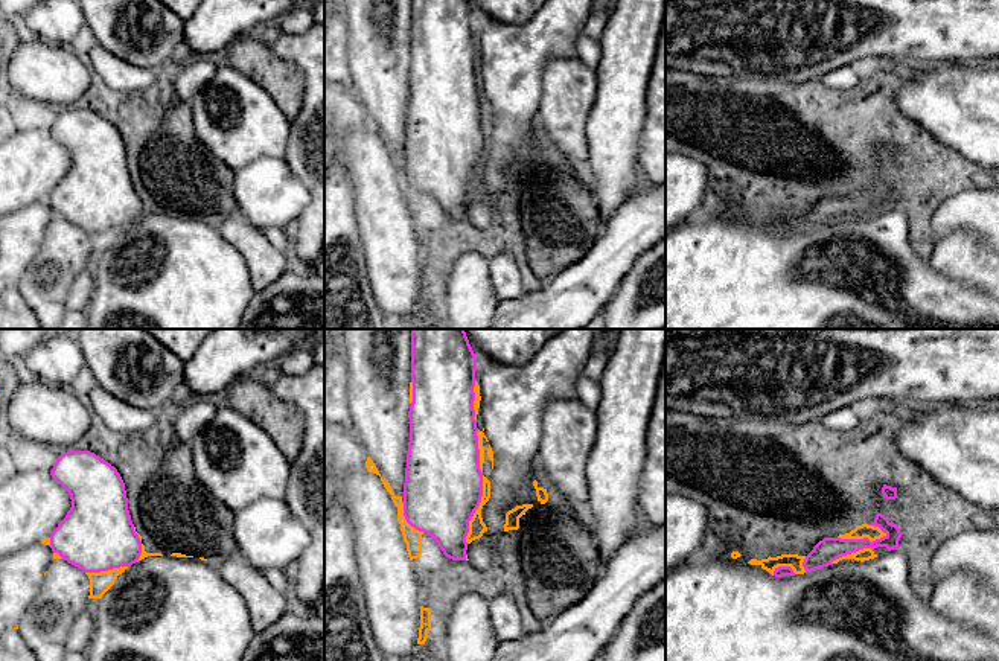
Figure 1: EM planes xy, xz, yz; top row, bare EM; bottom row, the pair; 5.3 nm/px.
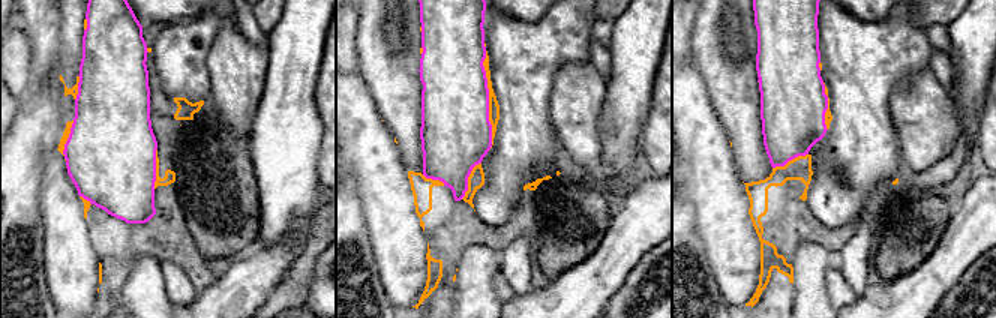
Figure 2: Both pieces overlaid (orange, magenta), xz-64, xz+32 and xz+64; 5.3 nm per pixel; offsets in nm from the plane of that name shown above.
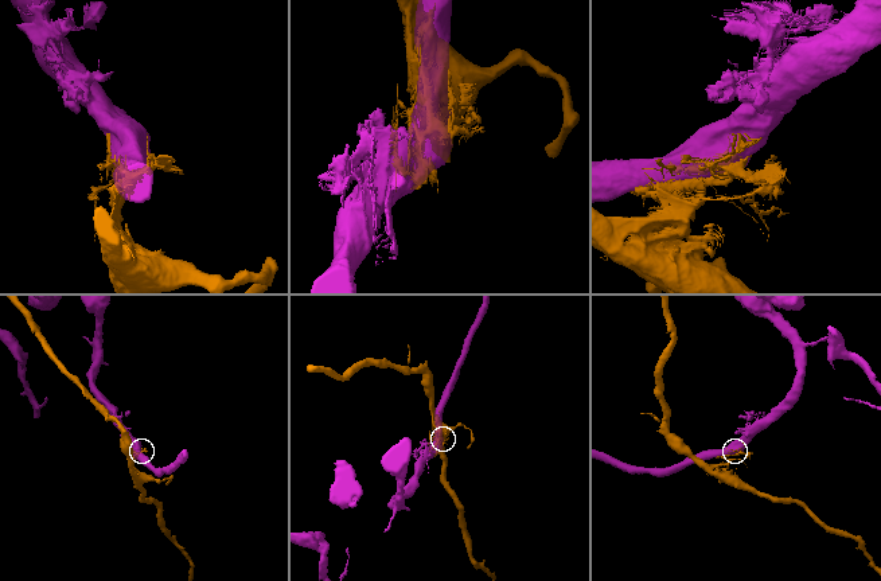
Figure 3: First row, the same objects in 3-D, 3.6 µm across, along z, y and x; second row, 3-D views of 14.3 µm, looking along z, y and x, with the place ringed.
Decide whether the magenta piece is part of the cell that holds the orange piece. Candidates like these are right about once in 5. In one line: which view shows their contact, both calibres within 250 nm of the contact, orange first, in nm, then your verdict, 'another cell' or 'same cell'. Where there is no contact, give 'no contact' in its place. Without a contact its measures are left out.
yz | 70/130 nm | another cell

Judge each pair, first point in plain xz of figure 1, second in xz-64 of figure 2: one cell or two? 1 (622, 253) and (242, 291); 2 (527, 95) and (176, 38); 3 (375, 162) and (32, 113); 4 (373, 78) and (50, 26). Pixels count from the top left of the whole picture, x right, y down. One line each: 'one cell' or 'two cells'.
1: one cell
2: one cell
3: two cells
4: one cell

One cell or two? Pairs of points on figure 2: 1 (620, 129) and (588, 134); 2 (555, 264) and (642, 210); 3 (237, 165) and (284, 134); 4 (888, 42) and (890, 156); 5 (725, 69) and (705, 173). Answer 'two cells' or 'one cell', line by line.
1: two cells
2: two cells
3: two cells
4: one cell
5: two cells

